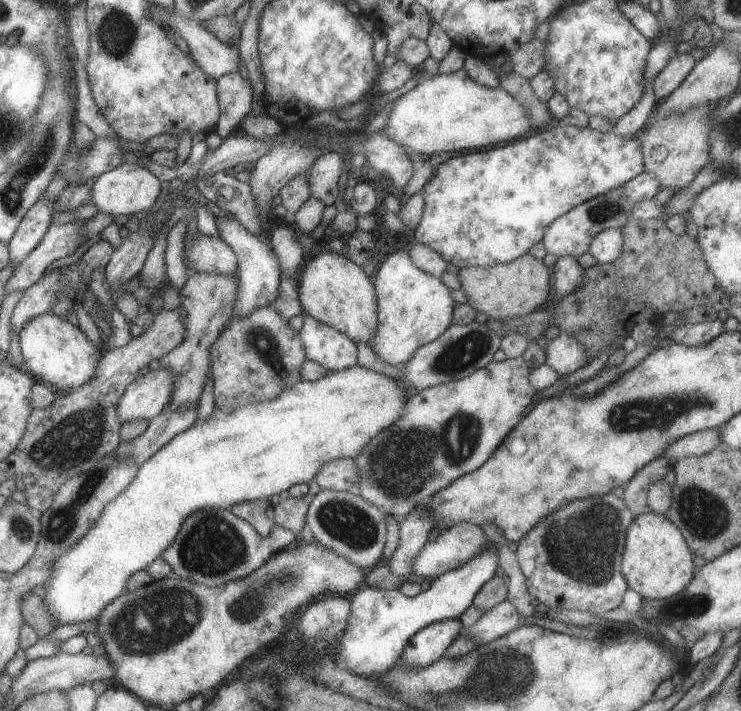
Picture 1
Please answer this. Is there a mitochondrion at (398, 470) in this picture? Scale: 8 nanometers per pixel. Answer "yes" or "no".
yes

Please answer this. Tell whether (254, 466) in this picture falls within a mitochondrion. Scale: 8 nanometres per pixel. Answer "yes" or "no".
no

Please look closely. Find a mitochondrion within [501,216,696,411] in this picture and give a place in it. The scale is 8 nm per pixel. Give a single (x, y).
(616, 281)

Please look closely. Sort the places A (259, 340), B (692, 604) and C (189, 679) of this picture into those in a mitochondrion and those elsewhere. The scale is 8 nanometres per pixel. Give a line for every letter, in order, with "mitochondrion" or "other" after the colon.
A: mitochondrion
B: mitochondrion
C: other

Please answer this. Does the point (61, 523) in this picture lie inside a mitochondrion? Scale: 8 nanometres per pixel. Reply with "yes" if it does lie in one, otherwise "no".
yes

